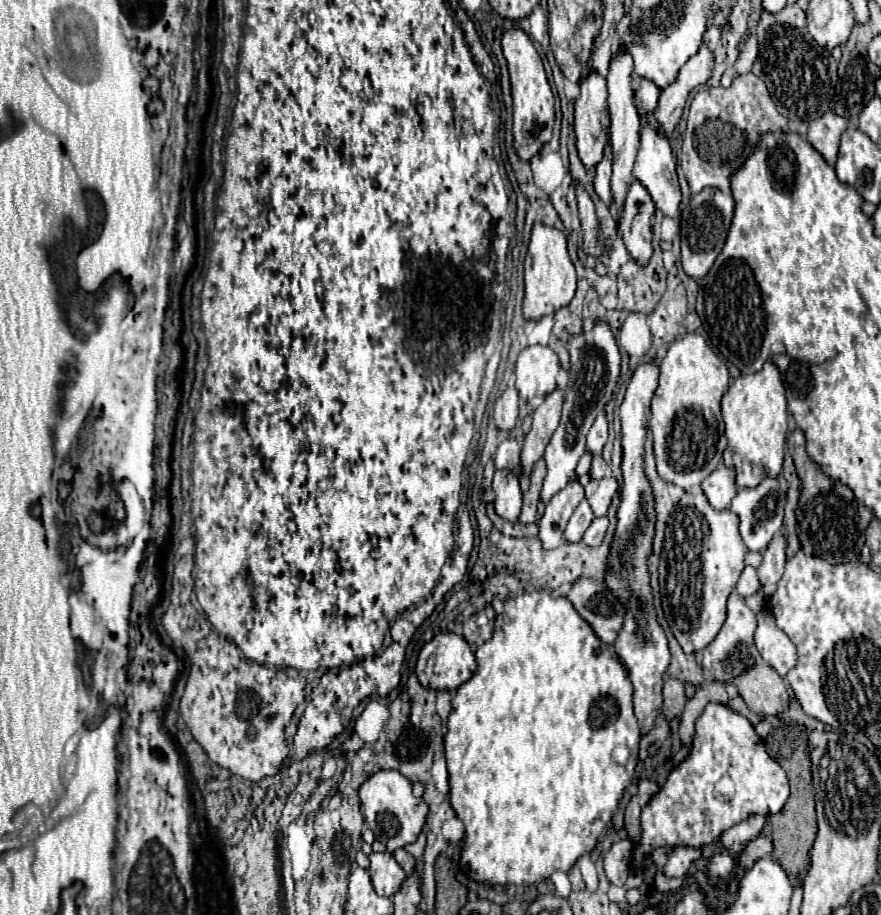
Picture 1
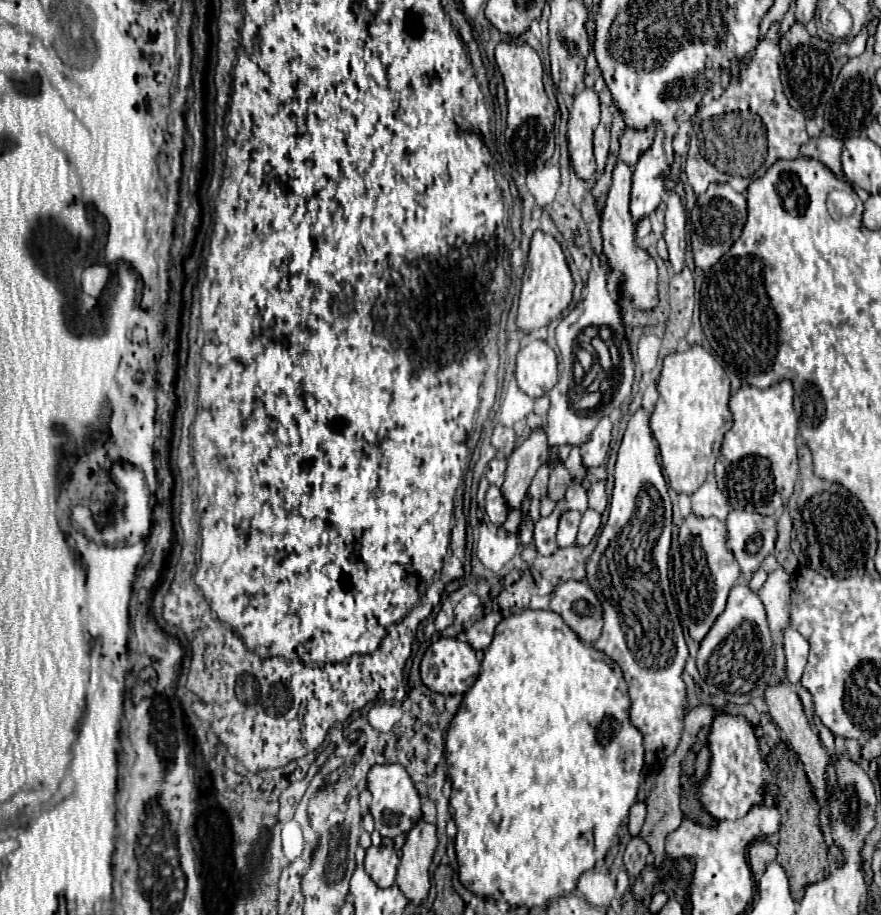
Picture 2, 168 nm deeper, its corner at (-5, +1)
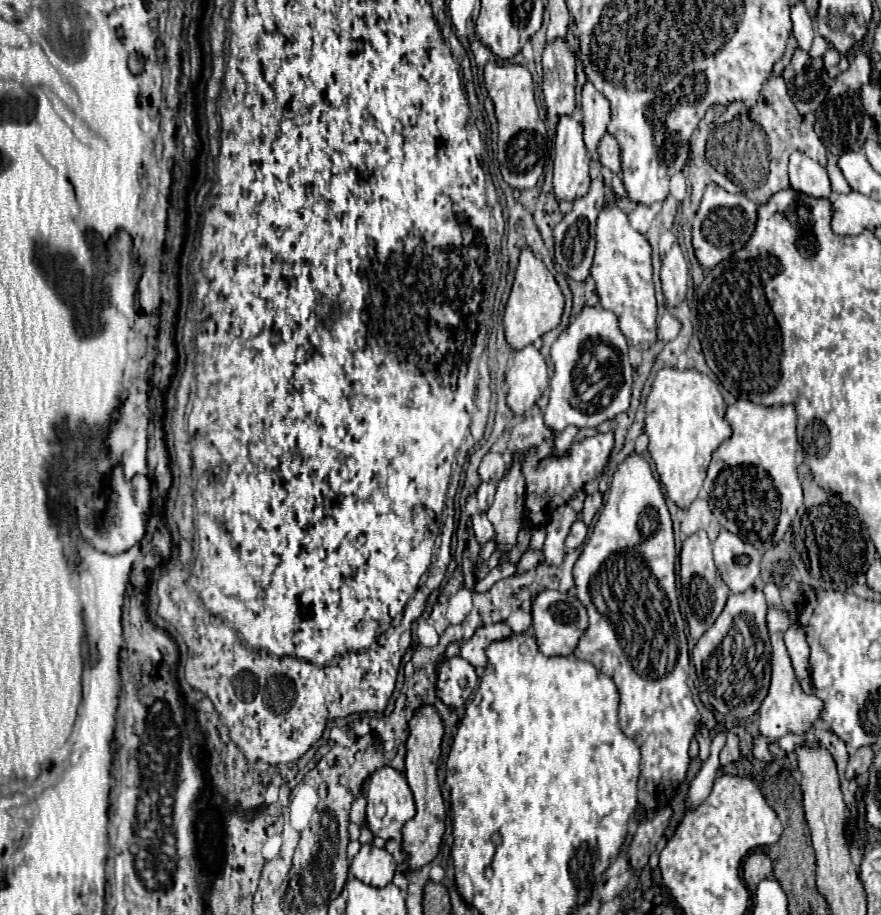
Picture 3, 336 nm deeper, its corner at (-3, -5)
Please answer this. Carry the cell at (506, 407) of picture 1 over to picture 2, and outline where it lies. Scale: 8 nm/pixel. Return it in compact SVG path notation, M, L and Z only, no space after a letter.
M496 424L494 434L492 434L492 446L498 450L498 454L510 456L512 450L514 450L514 444L516 444L516 432L514 432L514 428Z

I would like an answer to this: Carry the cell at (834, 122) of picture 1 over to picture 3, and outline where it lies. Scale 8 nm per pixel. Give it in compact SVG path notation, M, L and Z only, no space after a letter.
M802 152L790 156L790 188L810 198L830 198L830 180L826 168Z

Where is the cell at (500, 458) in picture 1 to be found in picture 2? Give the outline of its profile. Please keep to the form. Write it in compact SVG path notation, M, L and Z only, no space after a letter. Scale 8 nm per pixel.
M496 456L494 460L490 460L490 464L488 464L488 468L486 468L486 478L488 478L488 482L490 482L490 484L496 484L496 486L502 486L506 466L508 466L508 460L506 460L506 458Z

